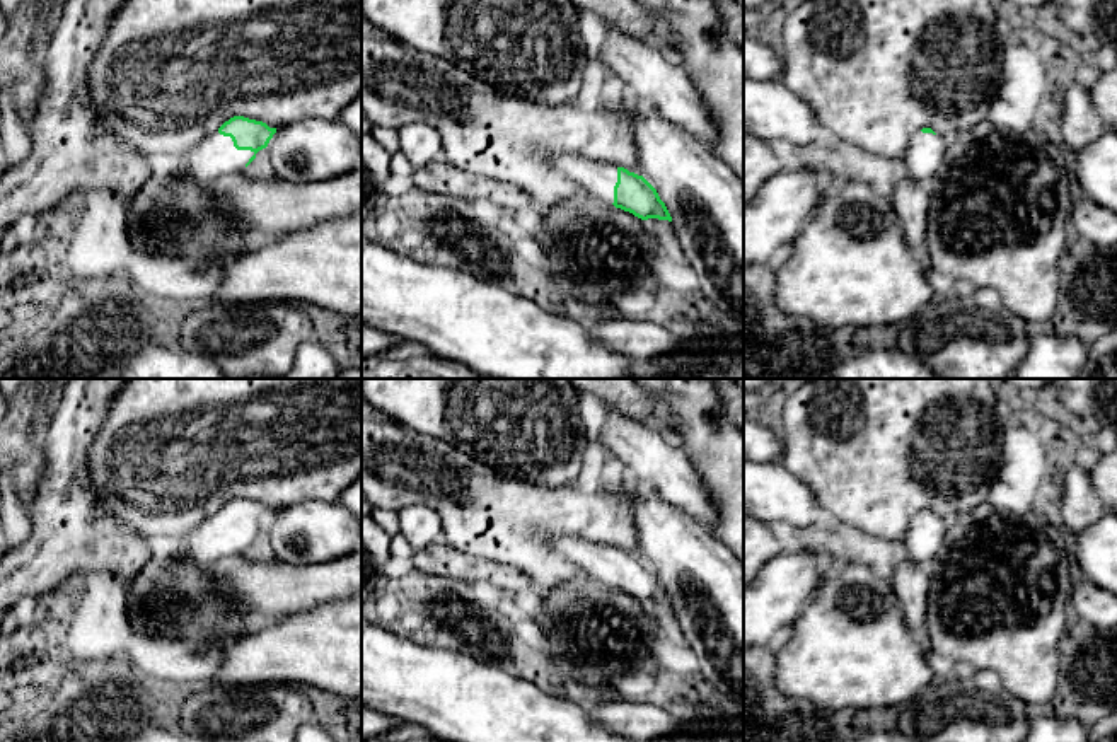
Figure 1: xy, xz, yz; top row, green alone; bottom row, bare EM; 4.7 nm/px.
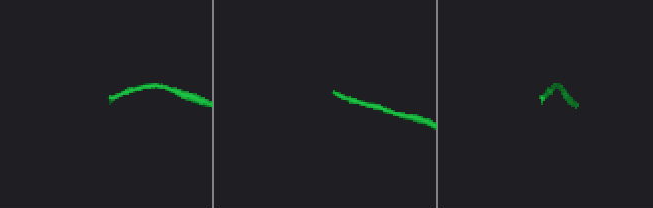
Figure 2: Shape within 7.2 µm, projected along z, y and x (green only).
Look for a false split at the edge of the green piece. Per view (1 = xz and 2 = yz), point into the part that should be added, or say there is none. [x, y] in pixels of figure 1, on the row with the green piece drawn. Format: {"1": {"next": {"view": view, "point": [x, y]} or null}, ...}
{"1": {"next": {"view": "xz", "point": [597, 179]}}, "2": {"next": {"view": "yz", "point": [925, 152]}}}

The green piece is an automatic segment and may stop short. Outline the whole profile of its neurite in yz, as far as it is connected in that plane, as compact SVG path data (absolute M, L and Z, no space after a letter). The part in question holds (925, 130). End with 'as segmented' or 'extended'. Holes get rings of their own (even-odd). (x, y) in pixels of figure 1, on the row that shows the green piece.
M931 128L916 131L902 155L907 177L928 184L936 174L948 143L950 138L936 135Z | extended

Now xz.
M549 154L551 165L576 181L585 196L614 205L641 220L658 218L672 222L657 189L643 177L616 164L583 159L570 154Z | extended

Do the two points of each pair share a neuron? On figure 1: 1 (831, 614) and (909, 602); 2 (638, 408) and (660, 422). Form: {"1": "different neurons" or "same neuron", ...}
{"1": "different neurons", "2": "same neuron"}

